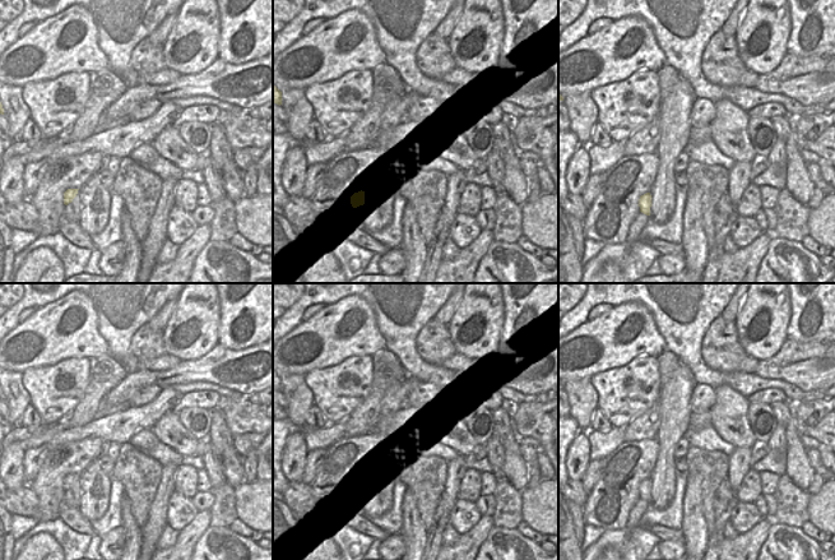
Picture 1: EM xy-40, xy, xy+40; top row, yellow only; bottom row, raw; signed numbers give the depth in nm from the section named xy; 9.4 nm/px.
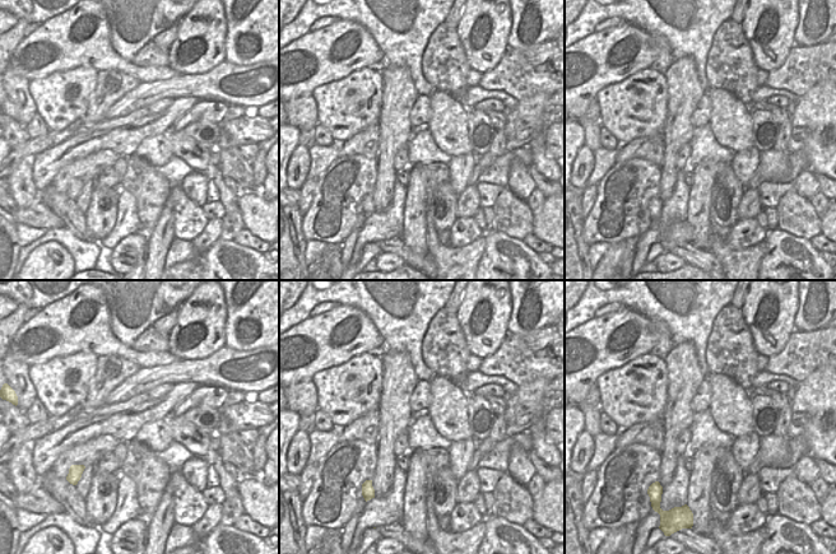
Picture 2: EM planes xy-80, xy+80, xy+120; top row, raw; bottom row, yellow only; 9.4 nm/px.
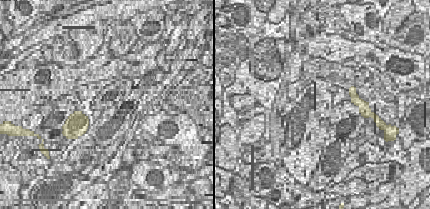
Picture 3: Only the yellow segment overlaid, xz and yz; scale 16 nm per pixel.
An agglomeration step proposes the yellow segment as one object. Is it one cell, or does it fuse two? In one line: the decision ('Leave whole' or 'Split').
Leave whole.

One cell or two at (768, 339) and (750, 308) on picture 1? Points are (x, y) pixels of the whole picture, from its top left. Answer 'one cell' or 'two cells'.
one cell

